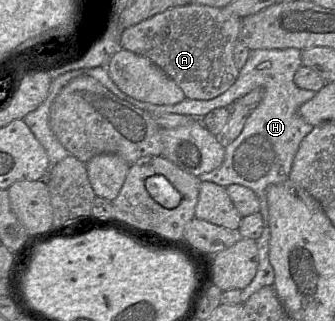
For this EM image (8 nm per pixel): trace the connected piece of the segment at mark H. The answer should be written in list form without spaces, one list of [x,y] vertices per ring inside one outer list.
[[[296,48],[251,50],[247,62],[239,71],[235,83],[223,94],[210,100],[185,98],[182,102],[175,105],[155,105],[139,101],[127,95],[110,78],[107,65],[90,69],[78,69],[62,74],[52,81],[45,101],[23,118],[23,121],[30,128],[34,136],[45,148],[49,158],[49,165],[40,180],[48,184],[55,165],[70,155],[69,151],[58,141],[50,128],[50,107],[62,88],[76,77],[90,76],[120,99],[150,114],[180,114],[193,118],[203,118],[216,108],[230,108],[234,102],[255,88],[263,88],[263,99],[258,107],[249,113],[241,134],[234,141],[225,143],[223,163],[217,169],[198,176],[200,182],[212,182],[225,188],[232,184],[248,187],[255,192],[259,199],[259,213],[263,219],[264,229],[261,236],[256,240],[258,248],[258,268],[256,275],[241,293],[241,302],[244,303],[253,293],[264,286],[273,285],[275,281],[274,269],[269,260],[270,227],[266,189],[270,185],[278,184],[288,179],[301,141],[314,128],[312,125],[306,123],[299,114],[299,108],[317,93],[301,89],[295,85],[294,75],[300,66],[302,66],[301,51]]]

